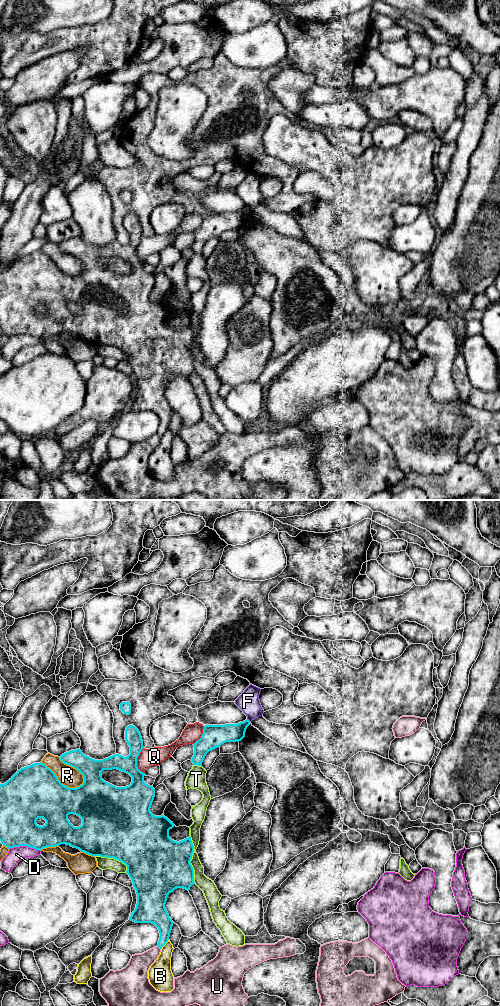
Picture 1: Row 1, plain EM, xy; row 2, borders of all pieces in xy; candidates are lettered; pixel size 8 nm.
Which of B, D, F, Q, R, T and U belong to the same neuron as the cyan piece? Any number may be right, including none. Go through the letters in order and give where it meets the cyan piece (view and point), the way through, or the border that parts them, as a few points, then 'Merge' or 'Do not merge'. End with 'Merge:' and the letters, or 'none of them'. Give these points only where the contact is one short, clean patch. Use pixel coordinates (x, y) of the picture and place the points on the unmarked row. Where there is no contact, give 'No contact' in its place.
B: Touches cyan at xy (165, 431). Do not merge
D: Touches cyan at xy (25, 333). Do not merge
F: Touches cyan at xy (248, 208). Boundary: xy (247, 207), (250, 209). Do not merge
Q: Touches cyan at xy (136, 249). Do not merge
R: Touches cyan at xy (60, 270). Do not merge
T: Touches cyan at xy (191, 346). Do not merge
U: Touches cyan at xy (158, 434). Do not merge
Merge: none of them

